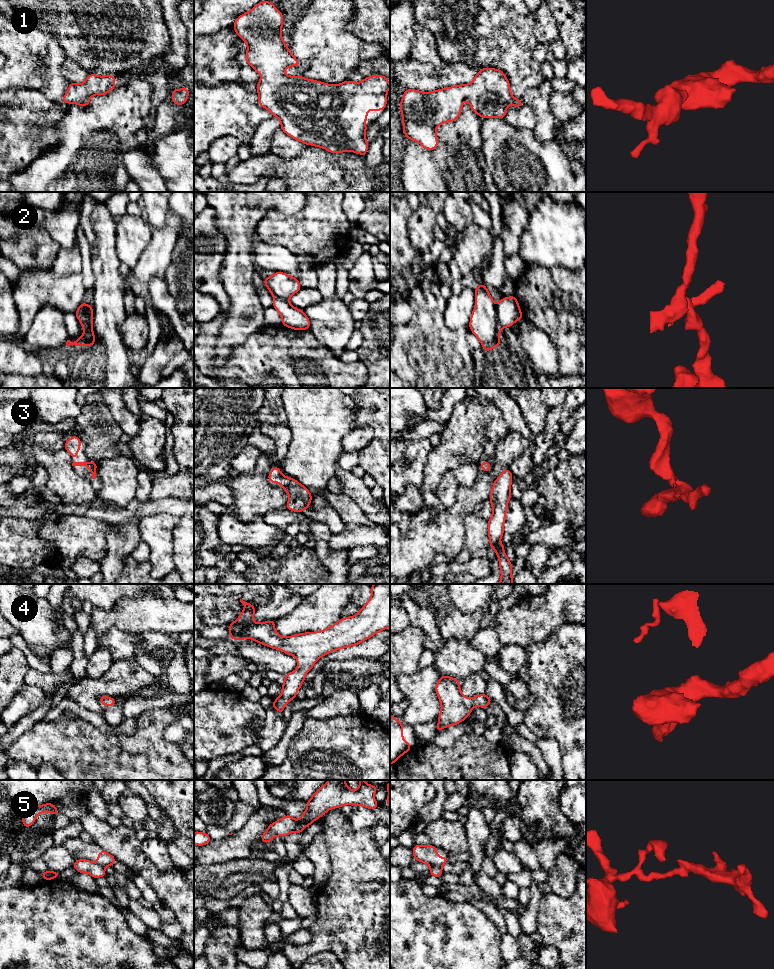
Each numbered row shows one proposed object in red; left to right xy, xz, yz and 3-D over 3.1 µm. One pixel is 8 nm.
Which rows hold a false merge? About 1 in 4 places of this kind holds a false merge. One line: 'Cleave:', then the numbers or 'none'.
Cleave: 2, 5

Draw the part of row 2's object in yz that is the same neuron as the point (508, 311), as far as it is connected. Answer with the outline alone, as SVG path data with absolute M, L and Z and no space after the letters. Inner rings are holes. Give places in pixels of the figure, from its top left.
M504 297L496 305L497 321L500 329L511 327L516 321L522 320L523 316L516 297Z

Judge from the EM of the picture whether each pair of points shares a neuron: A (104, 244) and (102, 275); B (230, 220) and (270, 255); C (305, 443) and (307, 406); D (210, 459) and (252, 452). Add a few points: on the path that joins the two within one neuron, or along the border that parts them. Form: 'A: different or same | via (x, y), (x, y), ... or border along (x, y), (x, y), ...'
A: same | via (104, 252), (104, 267)
B: different | border along (252, 243), (252, 261), (256, 266)
C: same | via (307, 434), (307, 415)
D: different | border along (247, 444), (231, 461), (231, 470)

